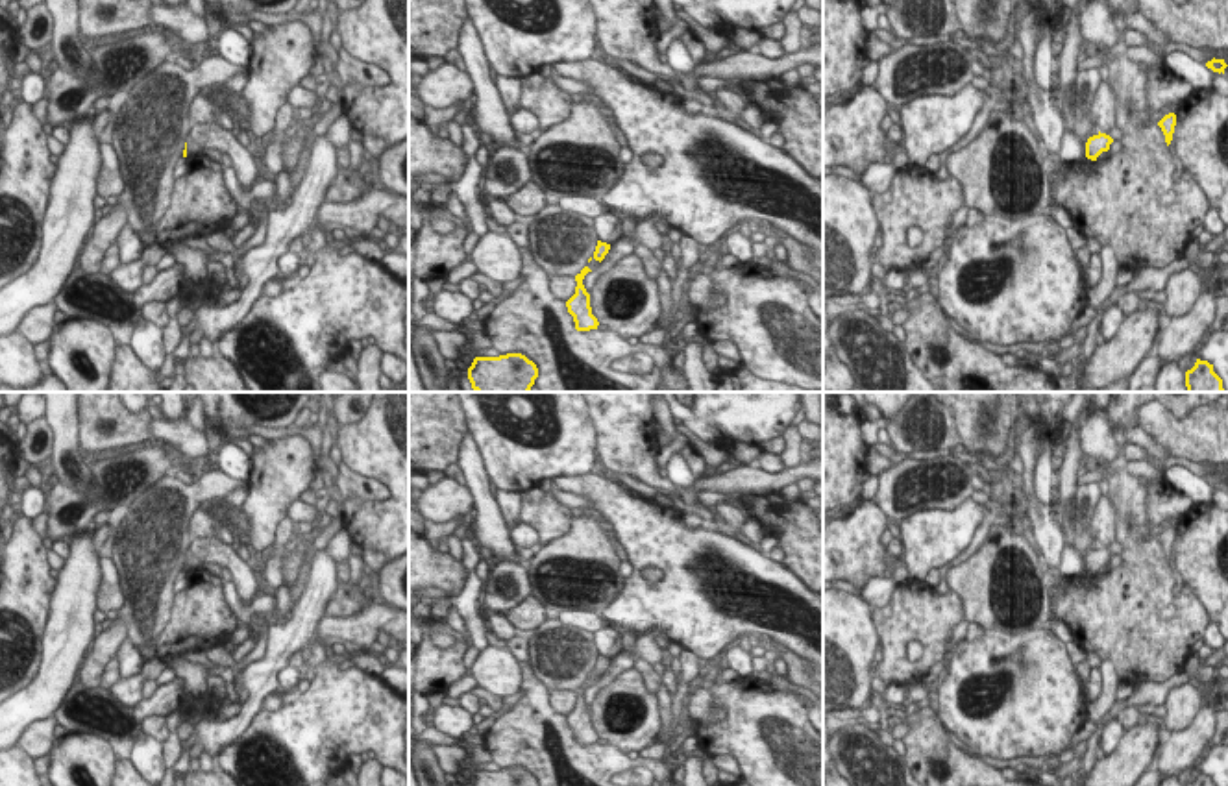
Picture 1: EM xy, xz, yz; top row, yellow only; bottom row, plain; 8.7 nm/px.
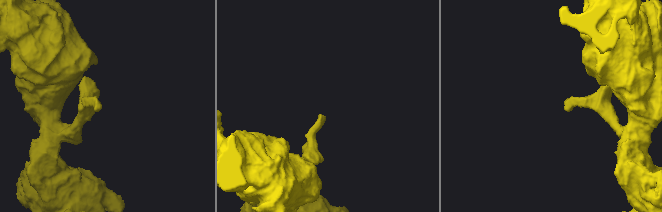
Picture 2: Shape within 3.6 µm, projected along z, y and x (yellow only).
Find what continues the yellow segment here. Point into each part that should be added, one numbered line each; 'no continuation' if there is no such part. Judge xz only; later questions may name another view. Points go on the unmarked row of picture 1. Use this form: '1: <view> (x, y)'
no continuation.

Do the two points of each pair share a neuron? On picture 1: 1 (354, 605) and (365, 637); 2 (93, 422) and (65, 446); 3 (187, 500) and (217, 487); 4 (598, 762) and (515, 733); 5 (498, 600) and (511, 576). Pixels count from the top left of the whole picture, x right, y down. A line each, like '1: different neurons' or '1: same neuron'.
1: different neurons
2: different neurons
3: same neuron
4: same neuron
5: same neuron

